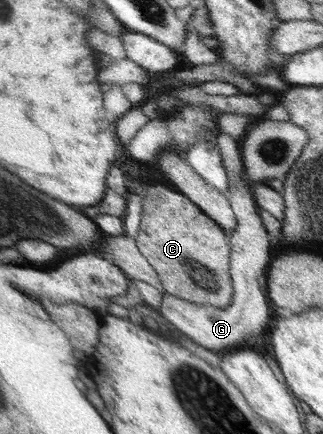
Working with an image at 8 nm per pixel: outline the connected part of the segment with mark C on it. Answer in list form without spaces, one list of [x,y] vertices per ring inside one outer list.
[[[146,186],[143,216],[135,240],[160,276],[165,294],[198,305],[227,308],[233,300],[232,246],[228,232],[189,197],[168,187]]]

